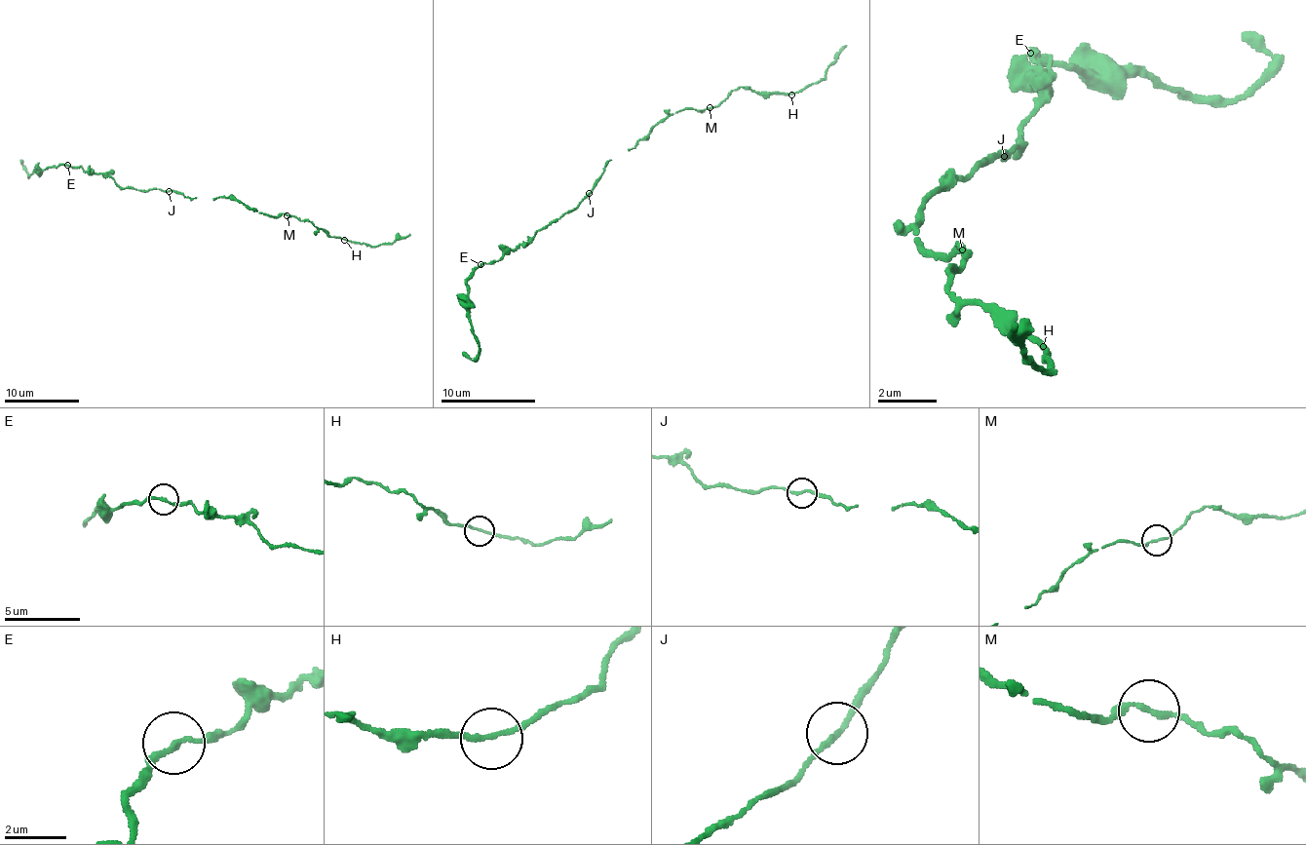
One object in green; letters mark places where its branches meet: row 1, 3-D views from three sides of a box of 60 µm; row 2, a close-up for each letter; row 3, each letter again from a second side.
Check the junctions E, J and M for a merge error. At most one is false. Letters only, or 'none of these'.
none of these

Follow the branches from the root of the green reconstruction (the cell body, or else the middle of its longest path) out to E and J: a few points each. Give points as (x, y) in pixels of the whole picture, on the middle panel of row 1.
E: (612, 160), (604, 165), (596, 186), (575, 208), (496, 261), (480, 264)
J: (612, 160), (604, 165), (602, 174), (596, 179), (596, 186), (589, 193)

